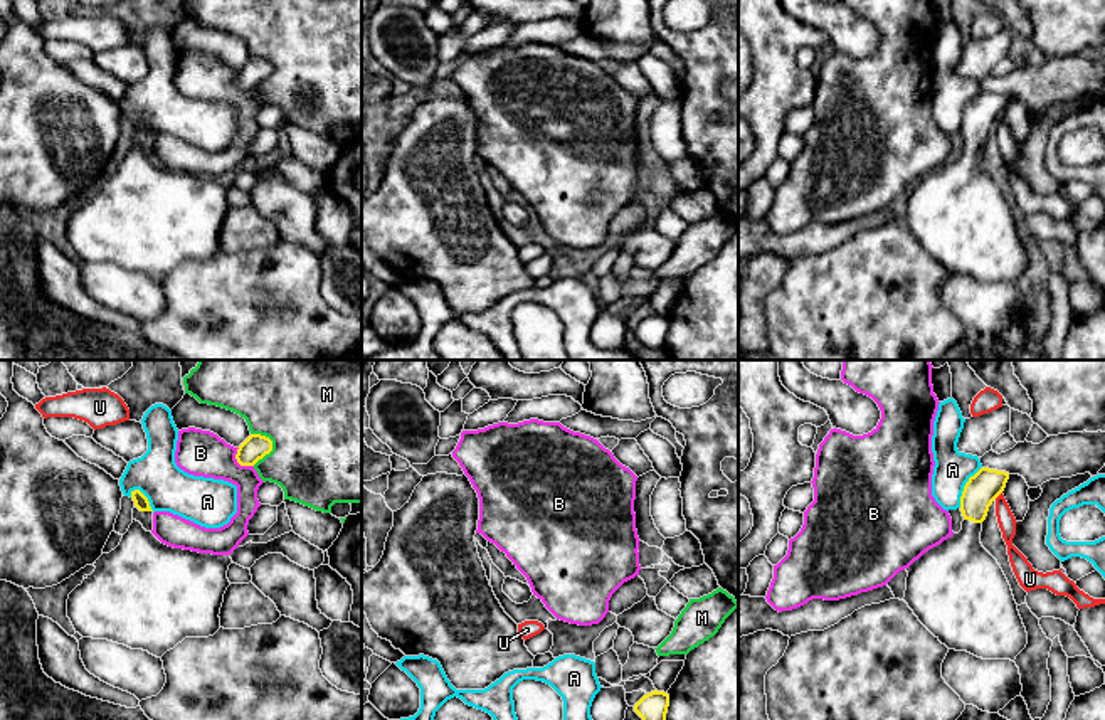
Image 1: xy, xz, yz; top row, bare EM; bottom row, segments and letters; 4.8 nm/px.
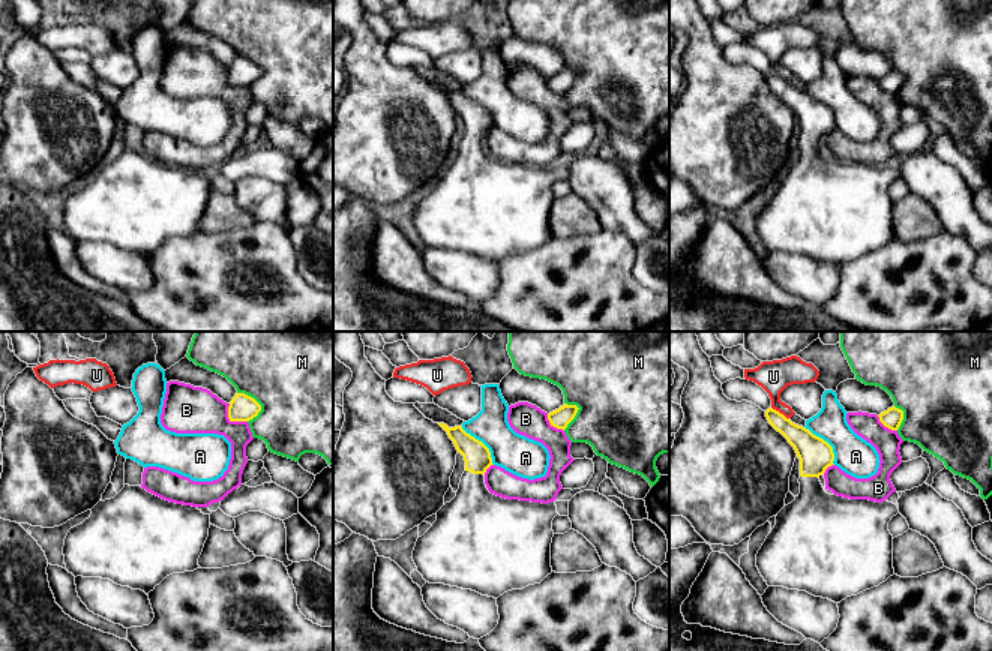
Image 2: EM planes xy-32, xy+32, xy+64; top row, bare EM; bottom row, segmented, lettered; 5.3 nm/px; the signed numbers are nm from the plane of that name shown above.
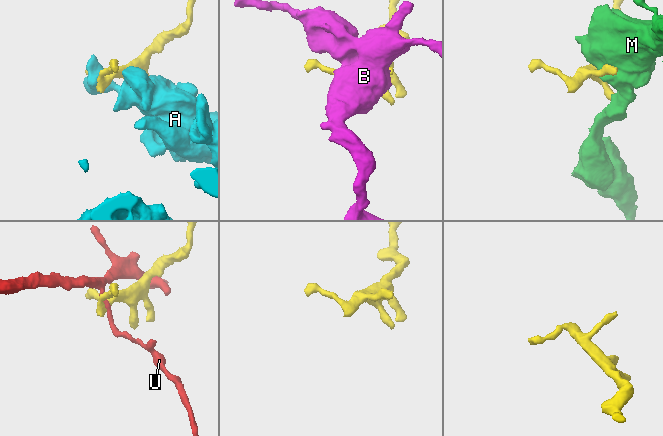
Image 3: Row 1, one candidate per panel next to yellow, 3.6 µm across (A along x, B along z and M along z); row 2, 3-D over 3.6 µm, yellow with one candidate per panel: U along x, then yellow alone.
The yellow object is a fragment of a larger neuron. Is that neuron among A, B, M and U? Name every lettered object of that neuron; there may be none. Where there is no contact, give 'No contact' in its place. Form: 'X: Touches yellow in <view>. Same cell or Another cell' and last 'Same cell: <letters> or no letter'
A: Touches yellow in yz. Another cell
B: Touches yellow in xy. Another cell
M: Touches yellow in xy. Another cell
U: Touches yellow in yz. Another cell
Same cell: no letter

